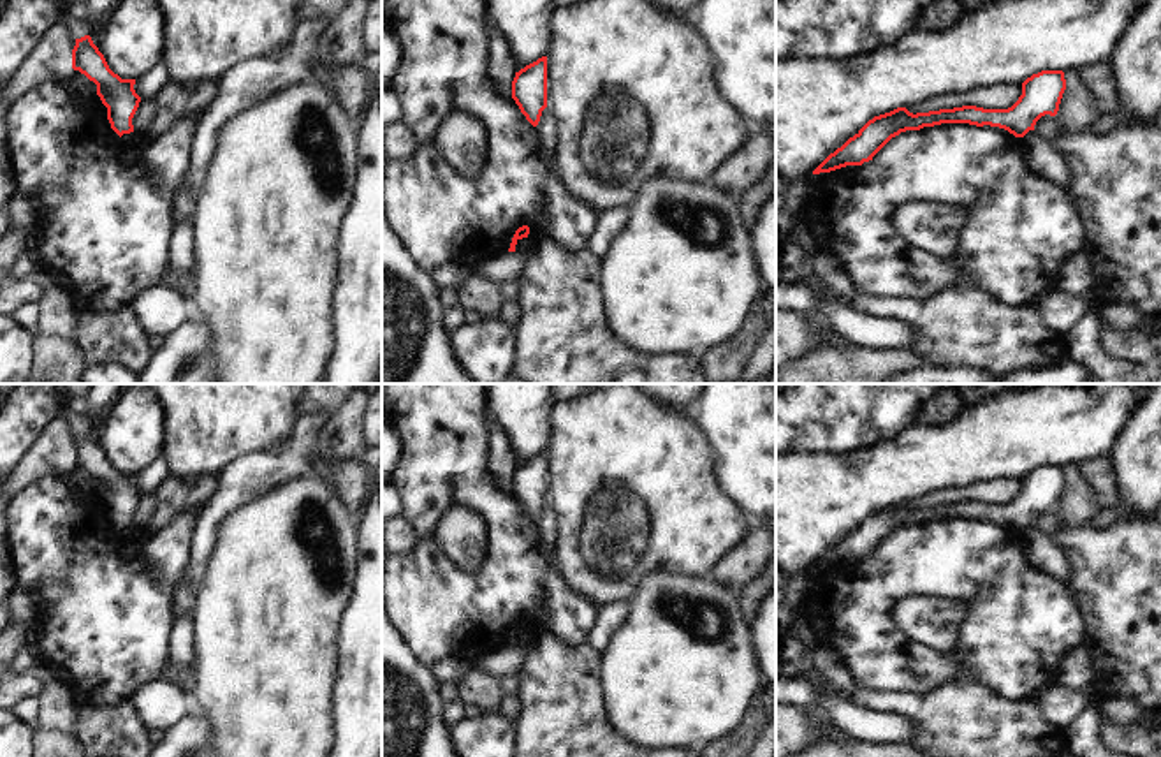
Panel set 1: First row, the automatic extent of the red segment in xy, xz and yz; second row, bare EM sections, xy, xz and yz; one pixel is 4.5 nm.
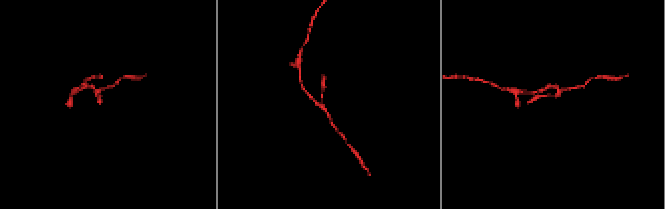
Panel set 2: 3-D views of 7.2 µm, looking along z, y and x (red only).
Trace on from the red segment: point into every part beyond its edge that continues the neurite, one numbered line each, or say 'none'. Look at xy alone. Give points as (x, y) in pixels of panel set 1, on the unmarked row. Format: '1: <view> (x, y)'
none

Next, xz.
none

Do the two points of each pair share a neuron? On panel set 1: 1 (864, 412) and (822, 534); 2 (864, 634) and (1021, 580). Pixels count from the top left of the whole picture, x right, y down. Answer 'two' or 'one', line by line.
1: two
2: one

